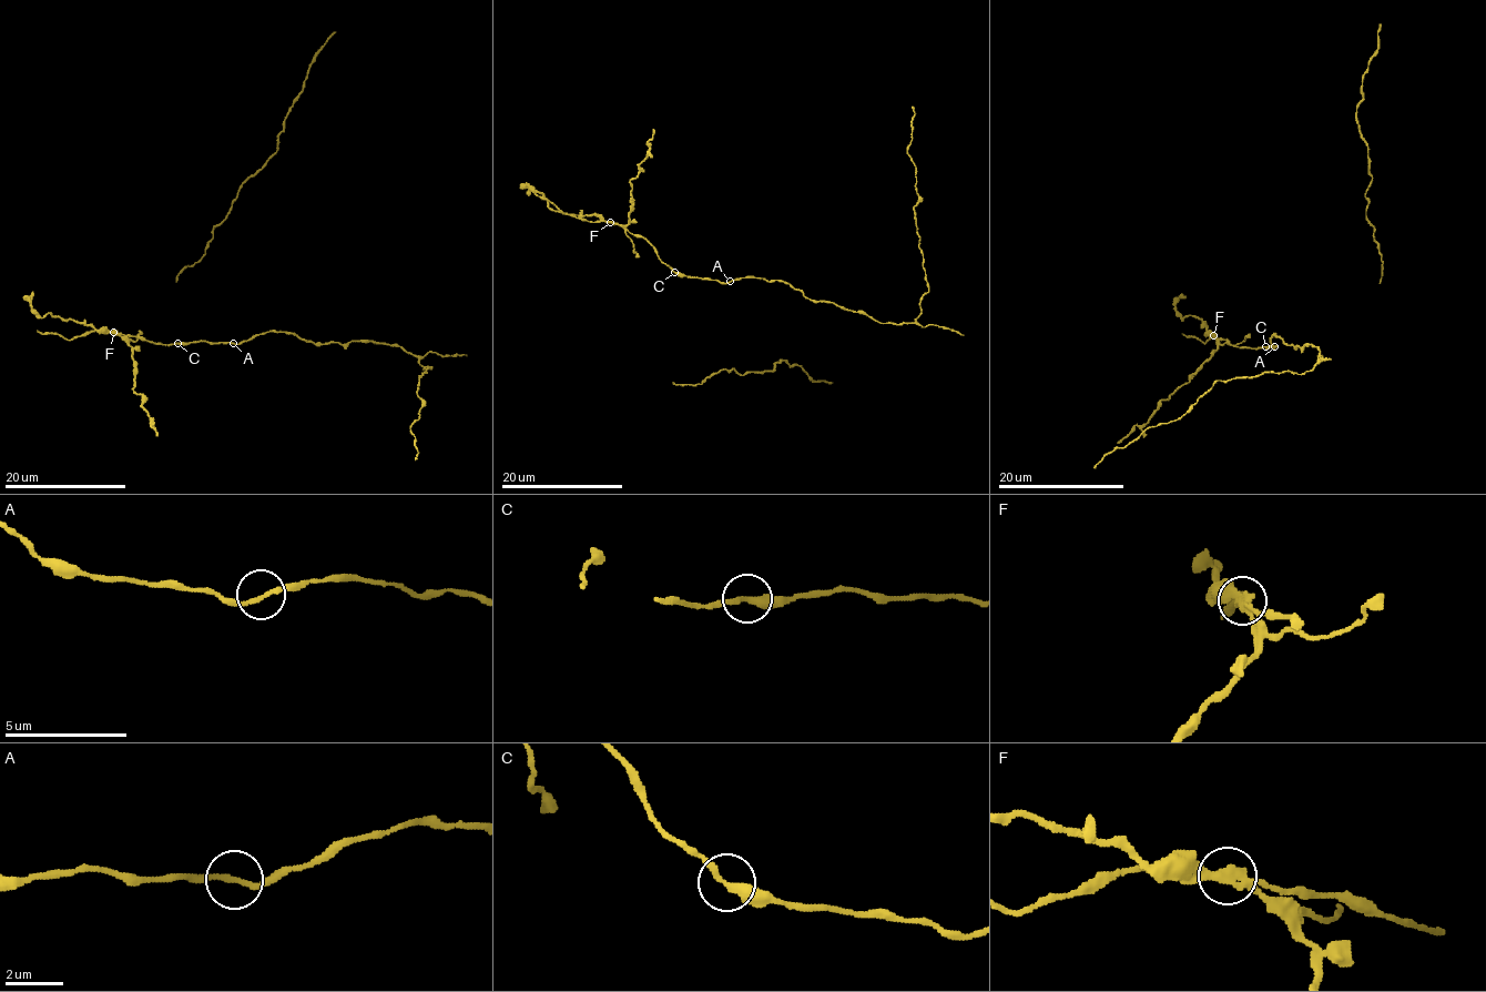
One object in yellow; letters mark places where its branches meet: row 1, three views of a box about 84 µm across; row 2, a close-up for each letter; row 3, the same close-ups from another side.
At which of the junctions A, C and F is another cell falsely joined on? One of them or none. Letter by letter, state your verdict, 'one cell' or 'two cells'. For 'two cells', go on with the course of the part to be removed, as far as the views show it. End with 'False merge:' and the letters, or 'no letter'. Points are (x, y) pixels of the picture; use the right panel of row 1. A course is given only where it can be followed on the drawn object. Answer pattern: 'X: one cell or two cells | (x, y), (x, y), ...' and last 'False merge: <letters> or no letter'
A: one cell
C: one cell
F: two cells
False merge: F

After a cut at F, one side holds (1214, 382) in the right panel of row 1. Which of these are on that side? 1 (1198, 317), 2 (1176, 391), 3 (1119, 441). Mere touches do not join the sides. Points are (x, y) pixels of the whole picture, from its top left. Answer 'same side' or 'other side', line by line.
1: other side
2: other side
3: other side

